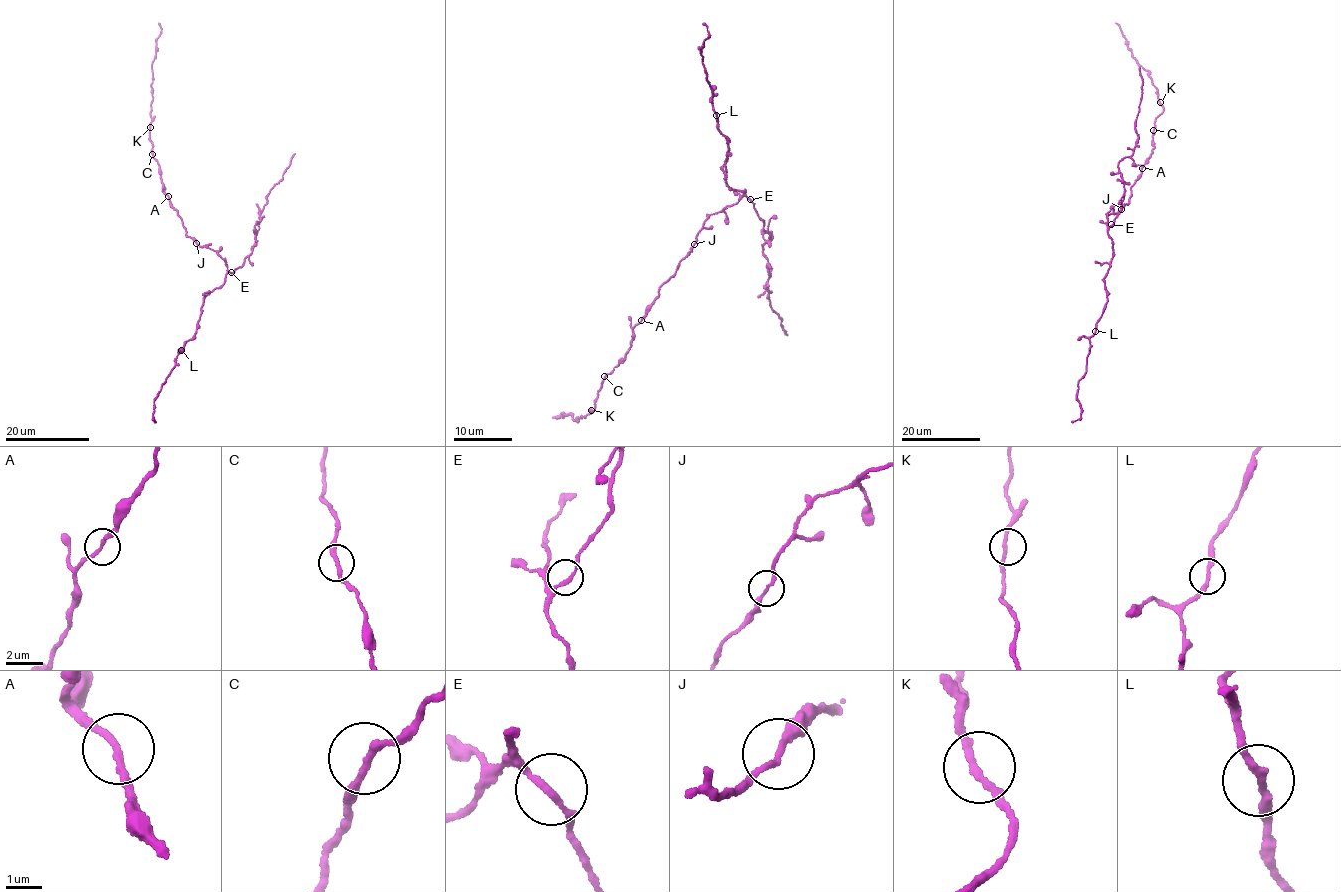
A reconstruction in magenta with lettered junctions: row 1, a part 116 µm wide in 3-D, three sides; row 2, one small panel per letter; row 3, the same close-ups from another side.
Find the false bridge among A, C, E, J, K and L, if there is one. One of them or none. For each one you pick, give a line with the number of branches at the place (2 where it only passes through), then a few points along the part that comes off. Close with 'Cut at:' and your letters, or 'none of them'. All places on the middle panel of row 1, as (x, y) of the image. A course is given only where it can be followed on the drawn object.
Cut at: none of them

